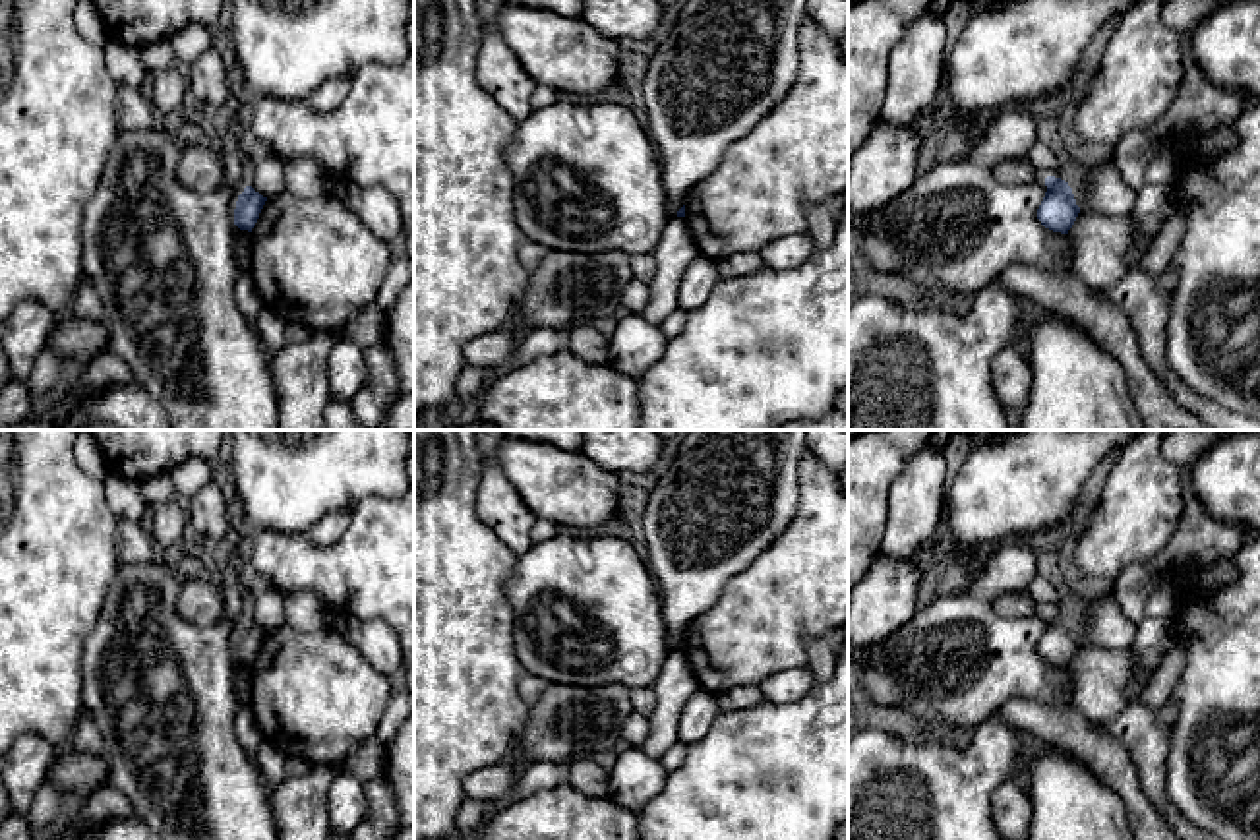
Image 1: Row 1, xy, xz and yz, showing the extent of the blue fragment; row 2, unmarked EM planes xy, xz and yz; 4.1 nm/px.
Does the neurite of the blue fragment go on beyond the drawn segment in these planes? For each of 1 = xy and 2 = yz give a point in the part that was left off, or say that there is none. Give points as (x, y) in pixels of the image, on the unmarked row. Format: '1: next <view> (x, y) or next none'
1: next none
2: next none

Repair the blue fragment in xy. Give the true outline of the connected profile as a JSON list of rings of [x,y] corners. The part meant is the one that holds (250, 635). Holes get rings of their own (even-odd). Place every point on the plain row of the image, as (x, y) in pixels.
[[[246,619],[244,625],[238,629],[236,643],[234,643],[234,658],[240,664],[252,666],[255,660],[259,646],[265,639],[267,631],[255,625],[252,619]]]

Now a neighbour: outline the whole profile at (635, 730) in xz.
[[[633,710],[621,730],[623,745],[641,745],[648,737],[648,732],[648,718]]]

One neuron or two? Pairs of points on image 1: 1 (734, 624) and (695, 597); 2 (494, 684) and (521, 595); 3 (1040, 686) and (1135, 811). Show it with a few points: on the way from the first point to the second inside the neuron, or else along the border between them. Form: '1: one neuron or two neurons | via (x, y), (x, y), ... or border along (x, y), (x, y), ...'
1: two neurons | border along (740, 571), (690, 624), (684, 637)
2: two neurons | border along (508, 579), (511, 645), (523, 668)
3: two neurons | border along (1005, 701), (1024, 695), (1067, 703)

